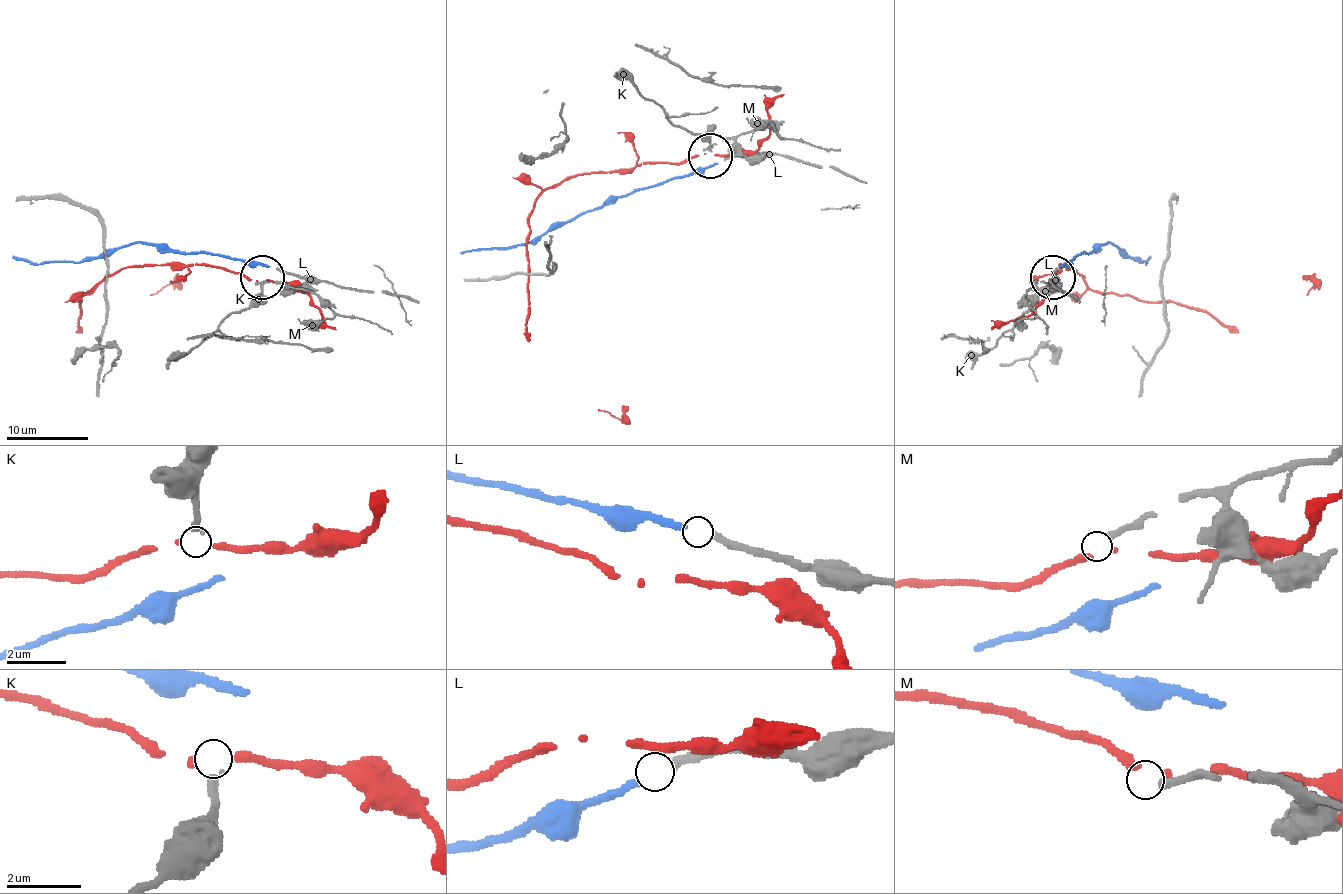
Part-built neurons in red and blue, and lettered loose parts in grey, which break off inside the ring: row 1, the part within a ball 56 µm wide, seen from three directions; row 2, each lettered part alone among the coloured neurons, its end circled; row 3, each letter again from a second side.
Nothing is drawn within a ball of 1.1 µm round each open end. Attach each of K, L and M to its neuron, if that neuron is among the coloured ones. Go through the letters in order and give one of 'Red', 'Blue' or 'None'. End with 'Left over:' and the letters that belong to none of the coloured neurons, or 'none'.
K: None
L: Blue
M: None
Left over: K, M

